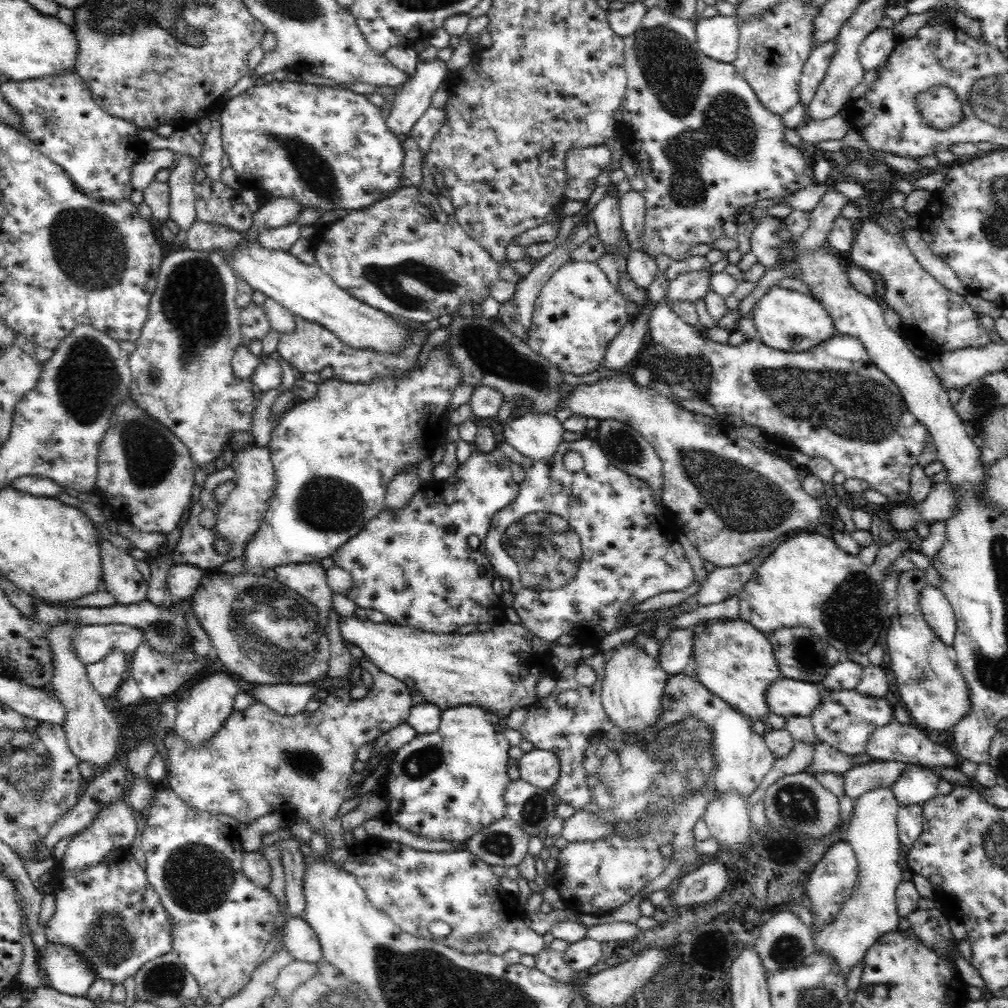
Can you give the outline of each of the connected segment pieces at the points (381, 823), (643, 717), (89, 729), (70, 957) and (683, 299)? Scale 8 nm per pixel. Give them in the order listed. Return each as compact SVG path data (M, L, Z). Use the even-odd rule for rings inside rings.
M385 817L367 820L364 824L369 838L396 841L410 848L426 852L442 852L464 849L458 842L444 842L444 840L428 840L414 836L411 832L398 828L398 825Z
M634 638L621 641L606 654L604 680L601 688L602 704L608 717L620 726L626 737L644 733L647 726L659 717L660 697L666 686L668 675L664 672L659 661L638 645Z
M58 622L56 626L45 627L44 631L46 631L46 637L48 637L50 647L54 651L54 661L56 661L56 664L54 664L56 665L56 673L50 684L52 684L54 696L60 700L62 705L64 705L64 709L66 709L66 722L64 722L63 730L65 731L71 753L79 763L86 762L86 764L90 764L92 770L97 774L104 771L115 758L116 750L118 750L120 729L118 729L115 718L106 709L102 696L96 694L95 689L88 683L85 665L73 655L71 648L69 648L69 636L73 628L78 625L82 624L77 624L77 622Z
M50 943L47 947L47 958L43 961L42 970L39 970L43 983L48 983L50 988L74 997L87 997L90 986L96 978L96 967L92 965L78 950L72 946Z
M707 268L691 270L680 274L669 282L665 303L671 308L678 308L681 303L694 303L704 298L709 291L709 278Z

